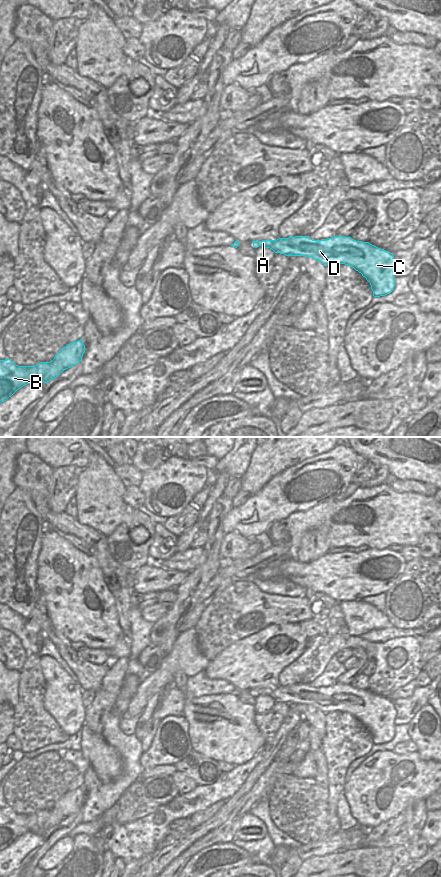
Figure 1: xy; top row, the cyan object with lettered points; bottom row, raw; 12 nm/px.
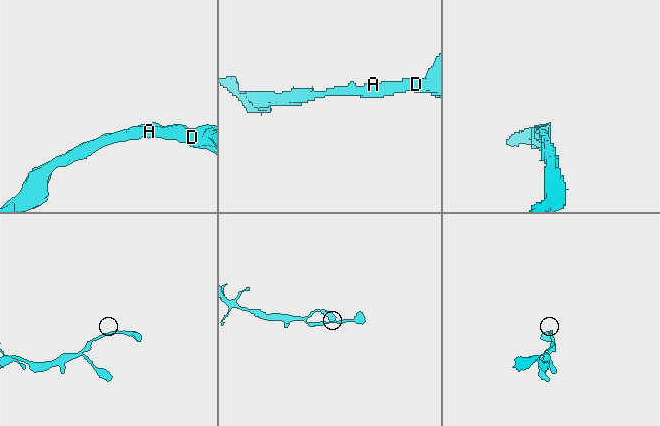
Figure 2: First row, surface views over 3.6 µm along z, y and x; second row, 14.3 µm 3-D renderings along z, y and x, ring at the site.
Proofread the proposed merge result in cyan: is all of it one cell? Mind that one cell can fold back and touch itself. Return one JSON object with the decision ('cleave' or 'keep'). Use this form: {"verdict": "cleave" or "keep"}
{"verdict": "keep"}

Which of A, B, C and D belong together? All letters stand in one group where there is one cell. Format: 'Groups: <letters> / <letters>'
Groups: A B C D

